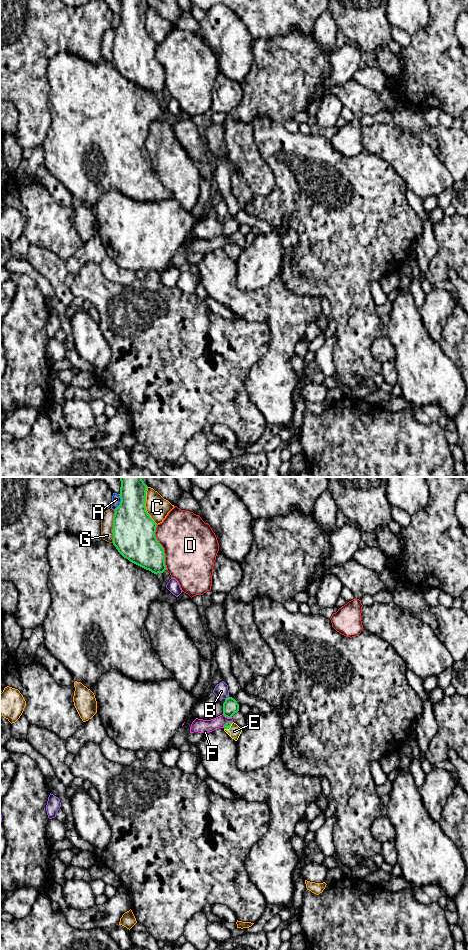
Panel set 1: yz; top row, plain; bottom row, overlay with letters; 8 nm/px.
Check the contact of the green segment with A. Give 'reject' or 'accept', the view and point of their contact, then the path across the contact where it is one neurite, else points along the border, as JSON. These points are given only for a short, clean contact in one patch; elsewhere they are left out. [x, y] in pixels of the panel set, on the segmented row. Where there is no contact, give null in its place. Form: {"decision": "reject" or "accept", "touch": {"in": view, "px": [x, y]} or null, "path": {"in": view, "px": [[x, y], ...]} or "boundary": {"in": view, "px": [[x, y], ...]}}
{"decision": "reject", "touch": {"in": "yz", "px": [120, 502]}}

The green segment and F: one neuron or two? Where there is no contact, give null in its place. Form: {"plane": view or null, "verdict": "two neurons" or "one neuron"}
{"plane": "yz", "verdict": "two neurons"}

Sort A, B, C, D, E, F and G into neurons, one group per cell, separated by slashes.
A / B / C / D / E / F / G

